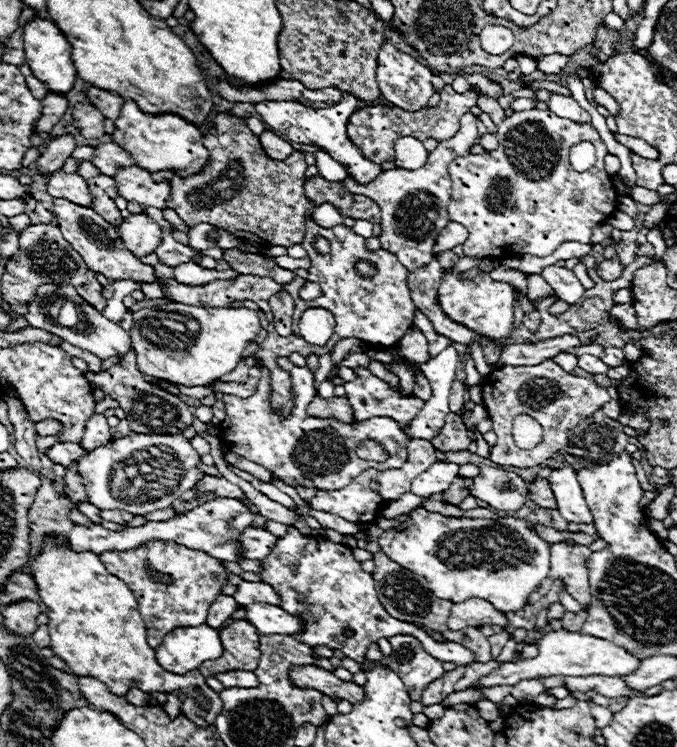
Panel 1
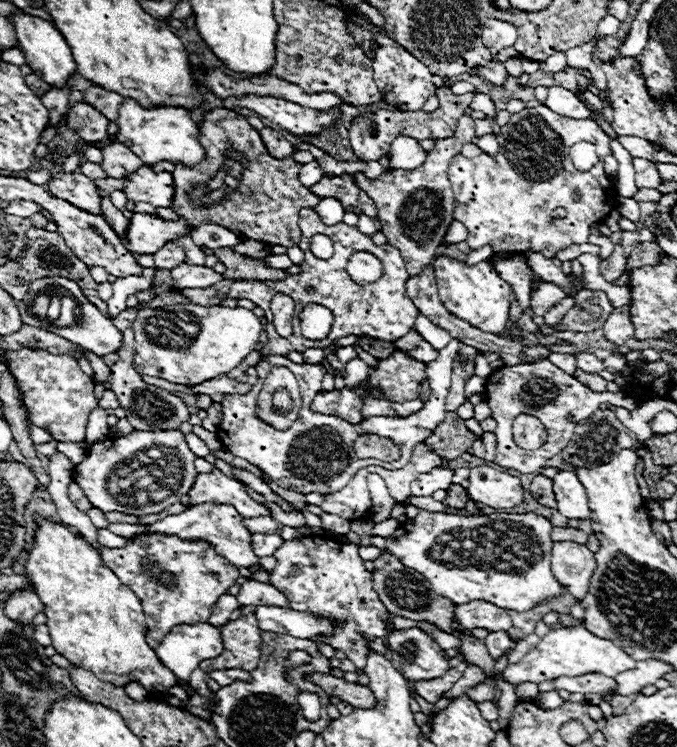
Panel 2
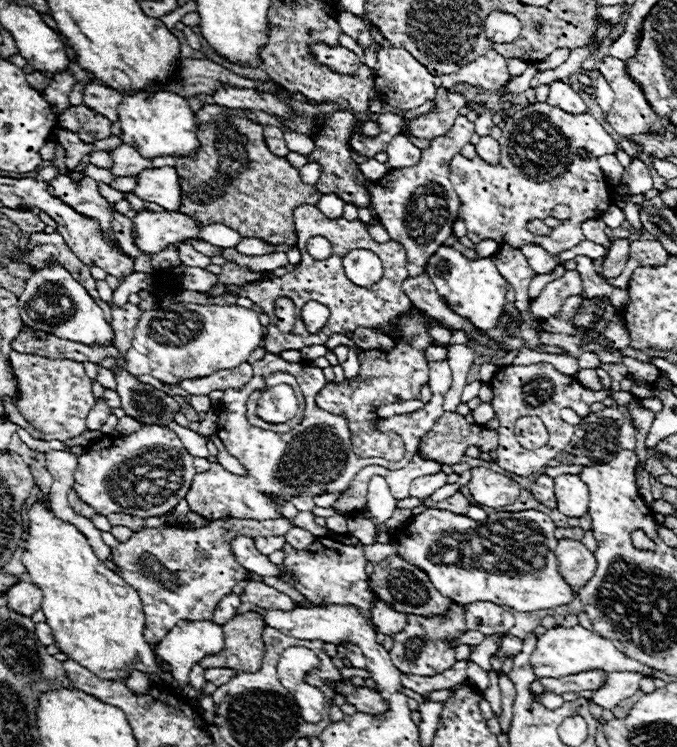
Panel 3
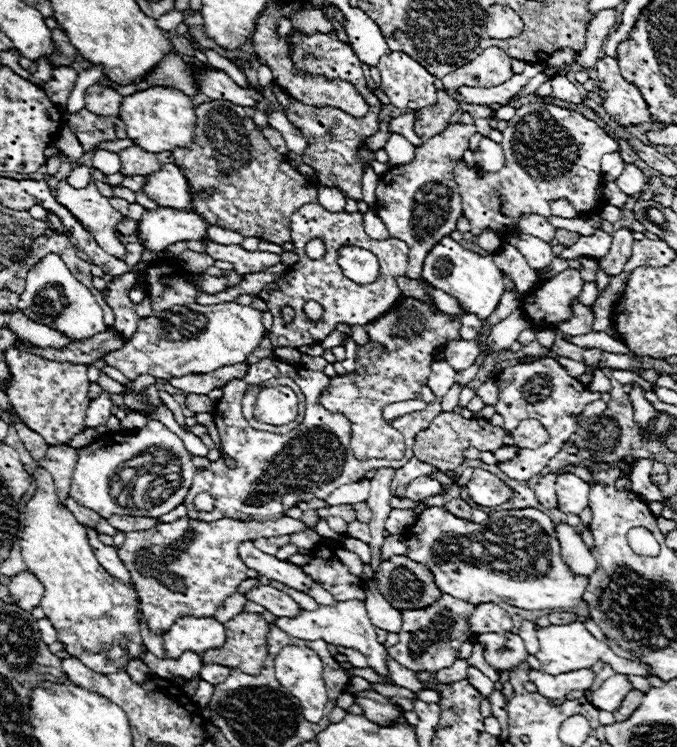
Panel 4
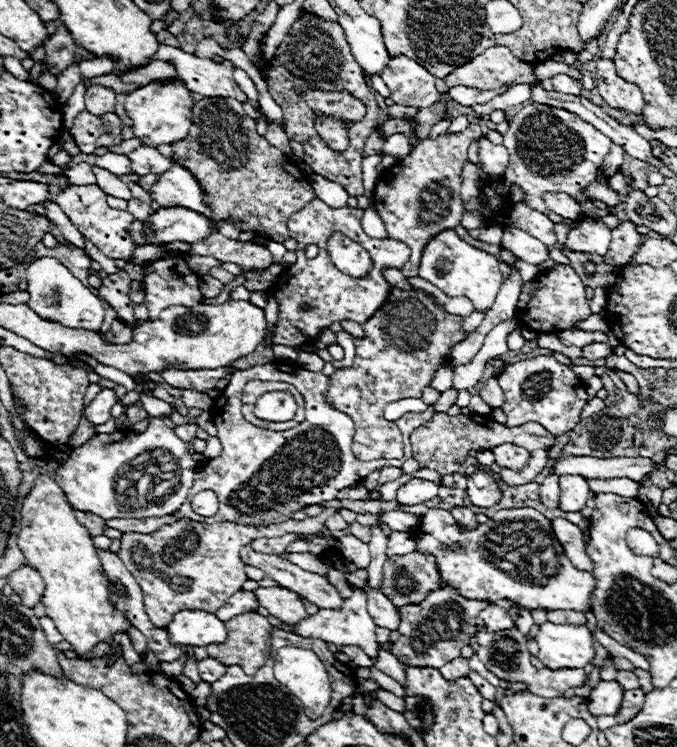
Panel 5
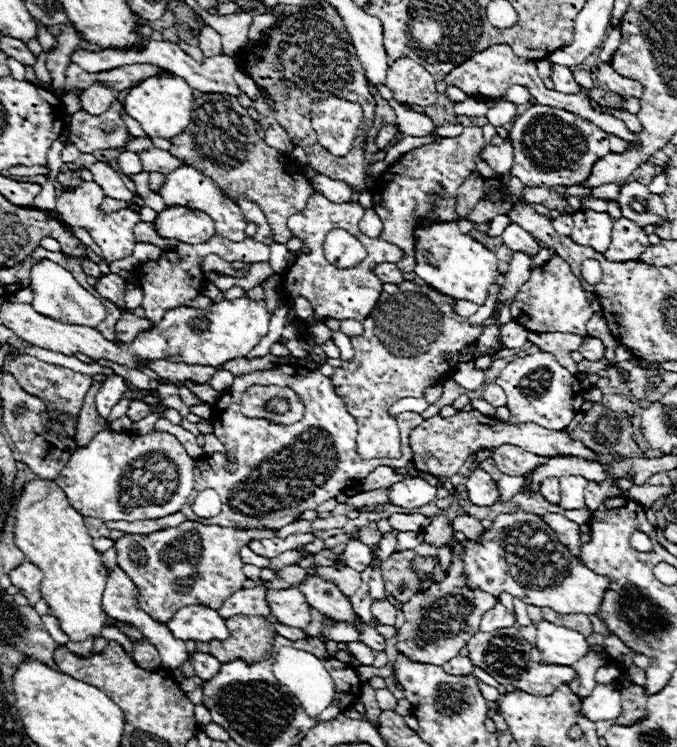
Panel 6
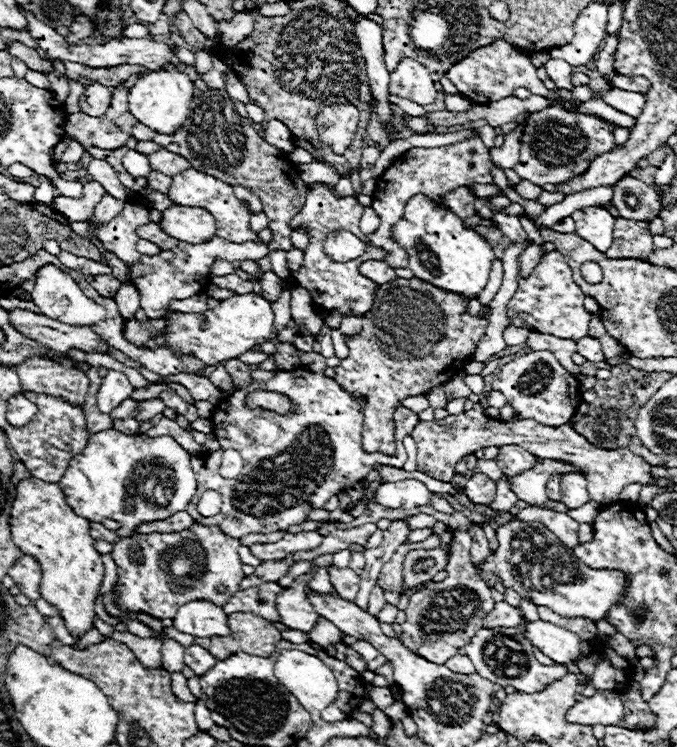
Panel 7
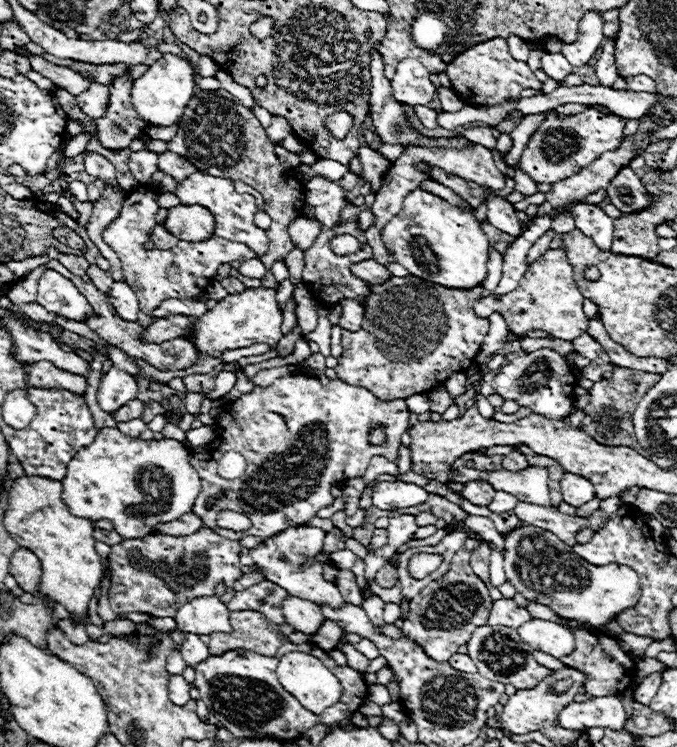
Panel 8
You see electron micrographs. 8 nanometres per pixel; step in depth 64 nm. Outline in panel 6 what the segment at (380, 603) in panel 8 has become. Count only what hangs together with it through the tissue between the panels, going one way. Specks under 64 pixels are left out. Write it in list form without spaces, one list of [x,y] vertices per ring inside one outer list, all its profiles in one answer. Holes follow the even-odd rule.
[[[380,566],[372,572],[370,576],[370,582],[368,582],[368,588],[370,588],[370,596],[376,600],[376,598],[384,598],[386,596],[386,590],[384,590],[384,580],[382,580],[382,572],[380,572]]]

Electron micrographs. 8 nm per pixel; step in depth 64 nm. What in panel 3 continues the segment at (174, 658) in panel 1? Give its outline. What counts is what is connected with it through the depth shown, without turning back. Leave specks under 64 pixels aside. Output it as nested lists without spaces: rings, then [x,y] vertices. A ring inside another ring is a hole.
[[[200,620],[200,622],[180,622],[180,624],[176,624],[170,632],[168,632],[168,636],[164,636],[164,640],[156,646],[156,656],[160,658],[160,660],[164,660],[164,662],[168,662],[170,664],[170,668],[172,668],[172,676],[174,676],[174,682],[172,682],[172,686],[174,688],[182,688],[182,686],[186,686],[188,684],[188,672],[190,672],[190,668],[196,664],[196,662],[200,662],[204,656],[208,656],[208,654],[218,654],[220,650],[224,648],[224,632],[222,632],[222,626],[218,626],[218,624],[212,624],[210,620],[206,622],[206,620]]]

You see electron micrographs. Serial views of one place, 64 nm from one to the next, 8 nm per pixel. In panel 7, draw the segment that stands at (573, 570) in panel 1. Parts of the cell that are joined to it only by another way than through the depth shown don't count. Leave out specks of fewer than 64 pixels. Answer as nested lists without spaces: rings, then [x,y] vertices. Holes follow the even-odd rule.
[[[526,508],[520,510],[516,516],[520,516],[520,520],[536,520],[542,522],[550,532],[554,532],[564,546],[574,548],[578,546],[576,540],[576,530],[578,530],[578,522],[572,520],[568,514],[564,512],[556,512],[556,510],[544,510],[544,508]]]

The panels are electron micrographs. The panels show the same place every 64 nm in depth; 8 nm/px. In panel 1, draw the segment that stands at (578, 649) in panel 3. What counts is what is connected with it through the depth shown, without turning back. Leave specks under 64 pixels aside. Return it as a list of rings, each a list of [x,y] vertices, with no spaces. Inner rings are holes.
[[[560,630],[560,632],[548,632],[540,644],[540,654],[532,660],[520,660],[520,662],[506,662],[502,666],[498,666],[496,670],[492,670],[490,674],[482,676],[478,680],[476,686],[470,688],[492,688],[492,686],[514,686],[520,680],[526,678],[548,678],[548,676],[628,676],[632,674],[640,660],[630,654],[626,648],[620,648],[616,644],[612,644],[610,640],[602,640],[602,638],[594,638],[594,636],[584,636],[580,632],[568,632],[568,630]]]

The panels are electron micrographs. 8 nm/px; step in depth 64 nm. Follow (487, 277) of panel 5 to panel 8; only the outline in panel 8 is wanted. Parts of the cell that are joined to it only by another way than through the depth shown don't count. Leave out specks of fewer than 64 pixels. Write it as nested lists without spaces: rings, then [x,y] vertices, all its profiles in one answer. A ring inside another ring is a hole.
[[[424,190],[410,192],[404,198],[400,216],[394,216],[384,226],[384,244],[396,252],[398,264],[410,274],[444,288],[472,290],[480,286],[488,274],[488,238],[472,212],[464,212]]]

